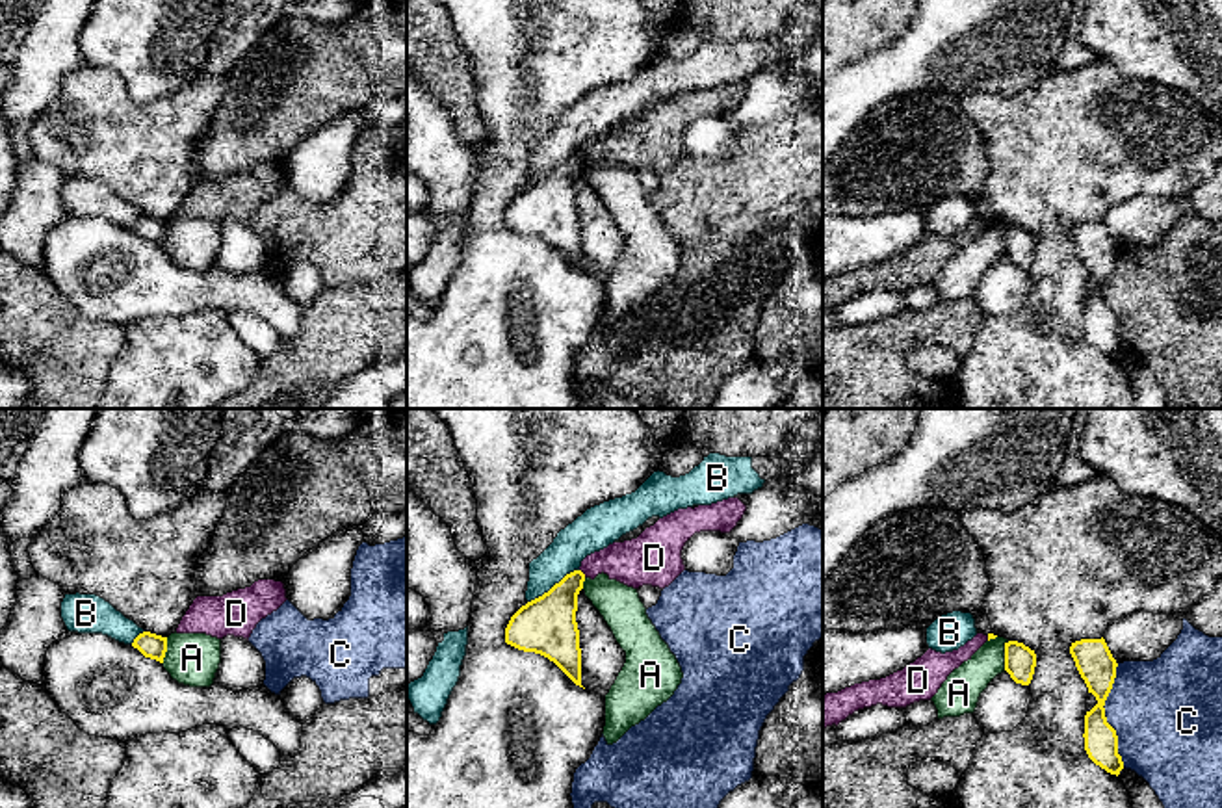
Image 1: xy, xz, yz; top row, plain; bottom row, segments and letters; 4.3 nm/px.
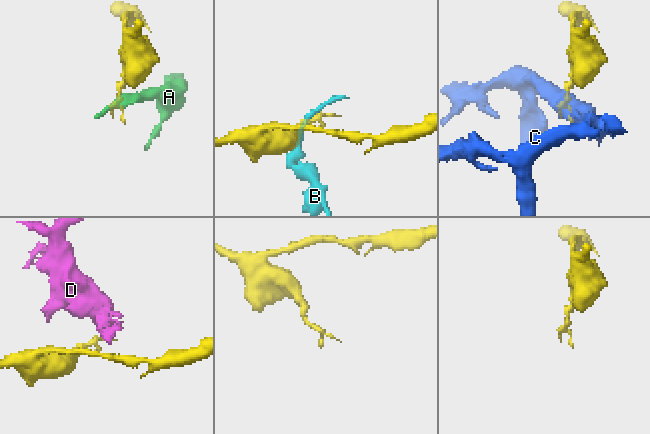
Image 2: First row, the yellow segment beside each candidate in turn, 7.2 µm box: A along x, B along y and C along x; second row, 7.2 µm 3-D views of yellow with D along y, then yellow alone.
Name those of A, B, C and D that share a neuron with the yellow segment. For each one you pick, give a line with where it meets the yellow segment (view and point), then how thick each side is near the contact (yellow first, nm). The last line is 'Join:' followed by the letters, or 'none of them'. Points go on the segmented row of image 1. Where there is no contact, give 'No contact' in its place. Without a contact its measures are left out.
Join: none of them

